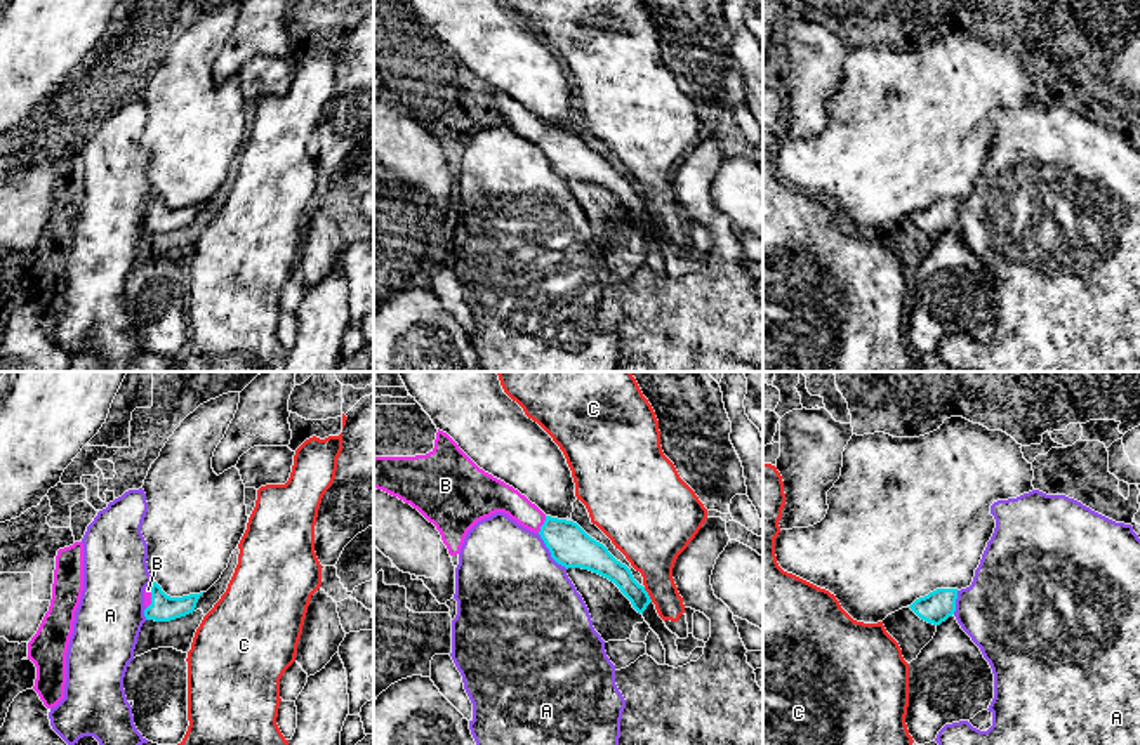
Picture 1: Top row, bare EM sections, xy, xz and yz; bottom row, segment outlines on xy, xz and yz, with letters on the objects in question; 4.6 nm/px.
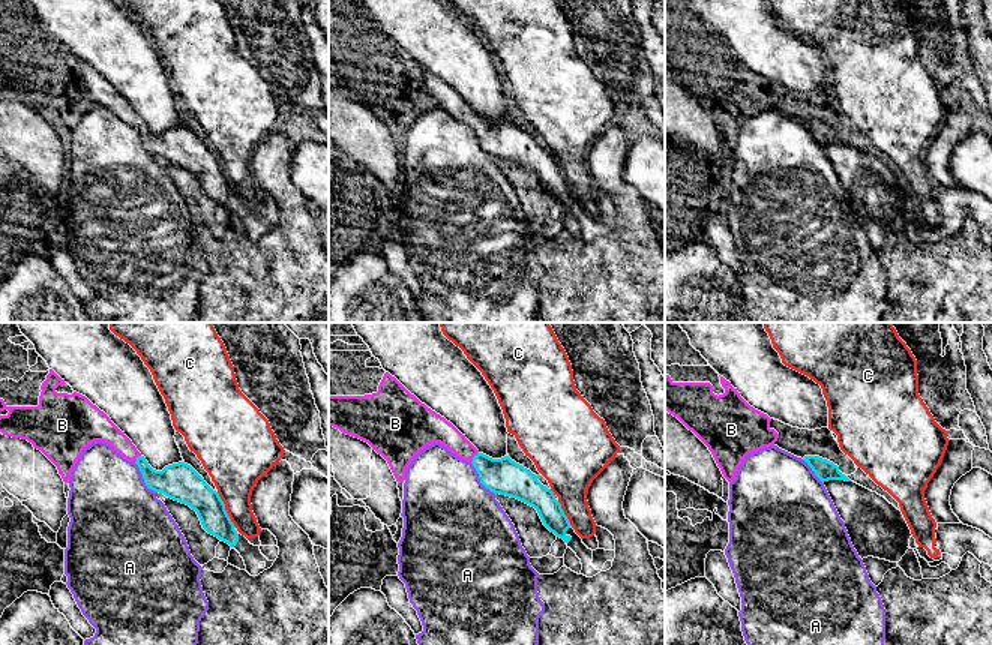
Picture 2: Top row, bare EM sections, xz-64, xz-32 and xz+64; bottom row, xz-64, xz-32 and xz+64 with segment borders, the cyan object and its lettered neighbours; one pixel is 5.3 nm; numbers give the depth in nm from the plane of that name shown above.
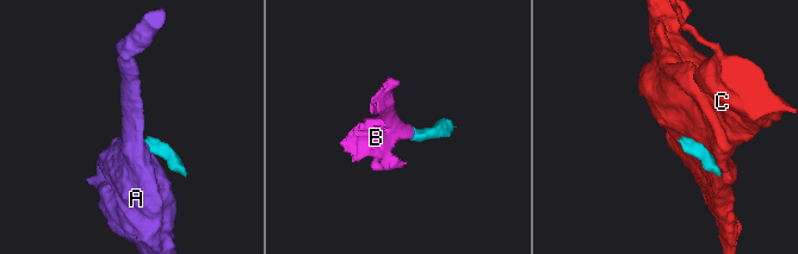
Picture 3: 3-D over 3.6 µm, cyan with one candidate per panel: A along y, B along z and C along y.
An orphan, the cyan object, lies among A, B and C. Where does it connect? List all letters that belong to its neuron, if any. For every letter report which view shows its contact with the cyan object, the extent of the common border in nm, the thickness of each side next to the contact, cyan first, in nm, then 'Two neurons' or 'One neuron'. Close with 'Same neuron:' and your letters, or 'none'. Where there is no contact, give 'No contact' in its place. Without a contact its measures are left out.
A: Touches cyan in xz. Shared border 220 nm. Thickness 190 nm (cyan) against 480 nm. Two neurons
B: Touches cyan in xz. Shared border 90 nm. Thickness 190 nm (cyan) against 140 nm. One neuron
C: Touches cyan in xz. Shared border 80 nm. Thickness 110 nm (cyan) against 280 nm. Two neurons
Same neuron: B

